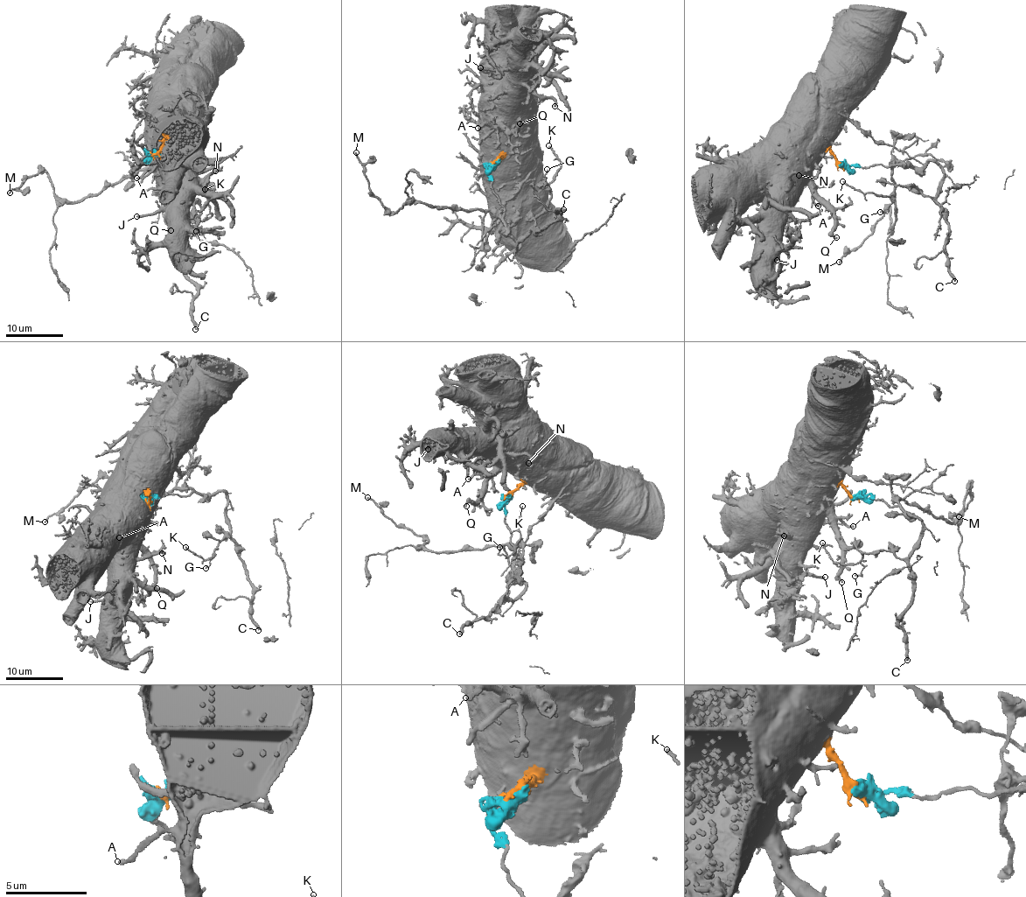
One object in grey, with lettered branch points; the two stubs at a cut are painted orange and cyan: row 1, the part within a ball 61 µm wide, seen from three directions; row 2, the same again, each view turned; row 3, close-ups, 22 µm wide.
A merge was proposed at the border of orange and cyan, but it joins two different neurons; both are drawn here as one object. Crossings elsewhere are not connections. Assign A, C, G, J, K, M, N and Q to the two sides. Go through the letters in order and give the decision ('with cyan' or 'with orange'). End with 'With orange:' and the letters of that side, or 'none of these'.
A: with orange
C: with cyan
G: with cyan
J: with orange
K: with cyan
M: with cyan
N: with orange
Q: with orange
With orange: A, J, N, Q

